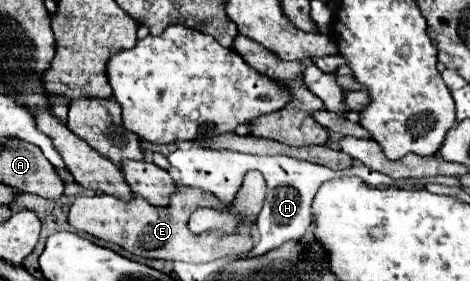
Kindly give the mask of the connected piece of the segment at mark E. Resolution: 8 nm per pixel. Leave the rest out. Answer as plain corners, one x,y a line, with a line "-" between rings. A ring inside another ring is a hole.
249,171
231,207
231,213
243,215
243,225
235,233
219,233
217,229
207,233
191,233
187,225
191,213
199,207
219,207
219,199
201,189
191,189
183,185
177,187
169,207
153,207
147,201
143,201
143,197
133,197
129,203
111,195
77,197
69,209
69,225
77,233
87,233
97,239
111,241
123,247
125,251
133,253
135,257
207,263
219,257
243,255
253,247
253,225
257,221
259,209
263,207
263,199
265,199
265,179
259,171

